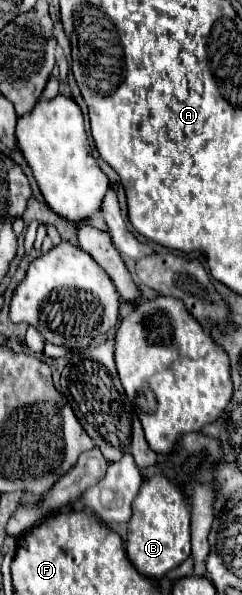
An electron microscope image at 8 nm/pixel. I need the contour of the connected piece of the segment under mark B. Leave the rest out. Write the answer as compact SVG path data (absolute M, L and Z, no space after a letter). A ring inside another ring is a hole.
M164 475L148 477L132 501L126 553L144 577L162 577L190 555L190 509L182 491Z

